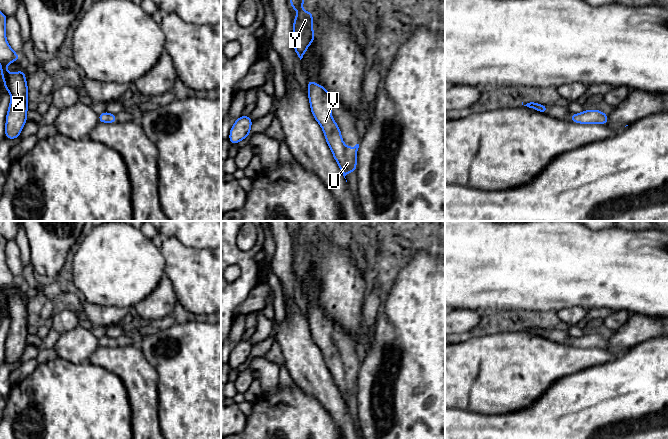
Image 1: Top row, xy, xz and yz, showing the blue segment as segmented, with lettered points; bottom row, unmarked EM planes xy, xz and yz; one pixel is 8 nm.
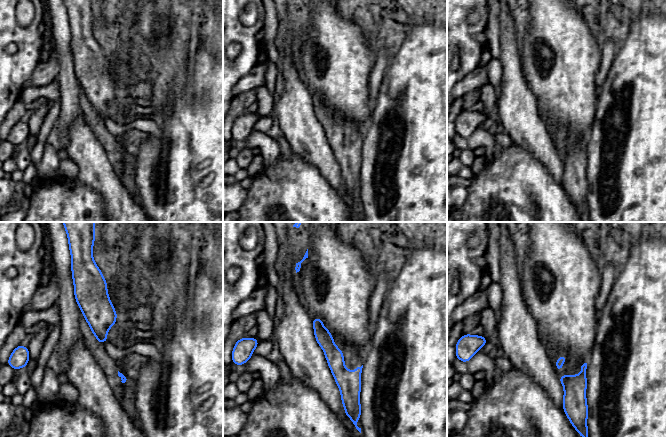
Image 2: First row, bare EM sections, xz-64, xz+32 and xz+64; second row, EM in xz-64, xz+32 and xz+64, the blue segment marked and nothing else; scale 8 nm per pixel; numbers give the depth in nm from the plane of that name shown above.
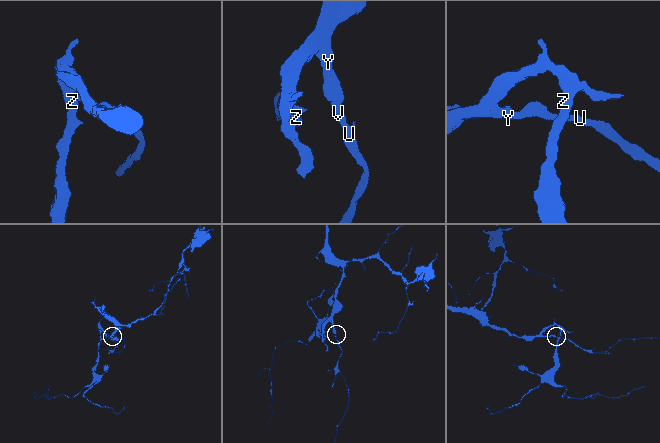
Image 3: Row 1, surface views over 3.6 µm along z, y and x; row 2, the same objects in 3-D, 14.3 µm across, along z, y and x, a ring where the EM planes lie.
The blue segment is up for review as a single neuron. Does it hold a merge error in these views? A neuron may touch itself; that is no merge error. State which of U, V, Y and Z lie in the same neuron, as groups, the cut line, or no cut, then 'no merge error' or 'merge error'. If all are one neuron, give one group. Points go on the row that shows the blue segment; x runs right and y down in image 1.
U V Y Z; no cut; no merge error

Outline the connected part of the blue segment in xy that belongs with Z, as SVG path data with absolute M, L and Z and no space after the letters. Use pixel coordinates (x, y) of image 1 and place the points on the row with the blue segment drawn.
M0 11L0 73L4 80L4 87L11 95L10 105L6 116L5 138L16 139L27 121L28 111L28 86L25 71L9 73L5 67L12 62L21 59L6 40L7 16Z

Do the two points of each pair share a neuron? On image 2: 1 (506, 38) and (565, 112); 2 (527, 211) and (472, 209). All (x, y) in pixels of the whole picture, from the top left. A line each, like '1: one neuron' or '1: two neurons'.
1: two neurons
2: one neuron

